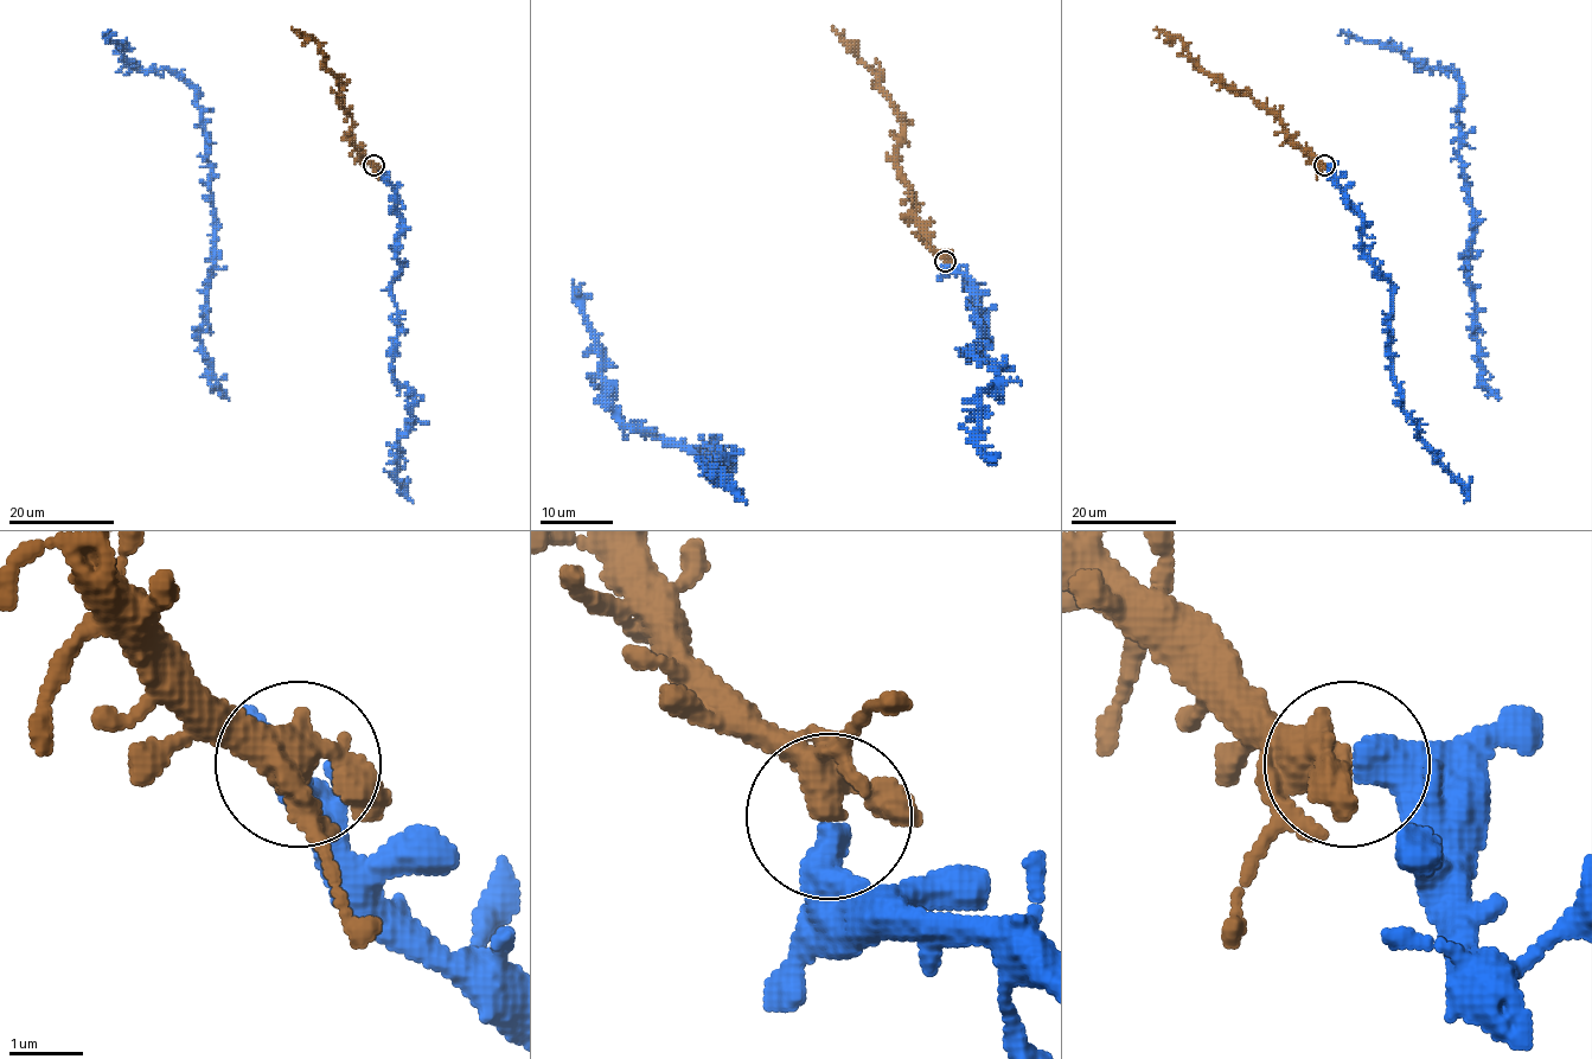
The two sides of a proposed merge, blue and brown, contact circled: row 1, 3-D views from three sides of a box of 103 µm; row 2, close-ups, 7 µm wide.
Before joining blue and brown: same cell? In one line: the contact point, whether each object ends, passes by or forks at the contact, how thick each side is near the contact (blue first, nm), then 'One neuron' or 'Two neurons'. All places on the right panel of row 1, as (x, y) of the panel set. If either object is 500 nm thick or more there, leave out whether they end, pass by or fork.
Place: (1324, 165). Thickness 550 nm (blue) against 360 nm. One neuron

